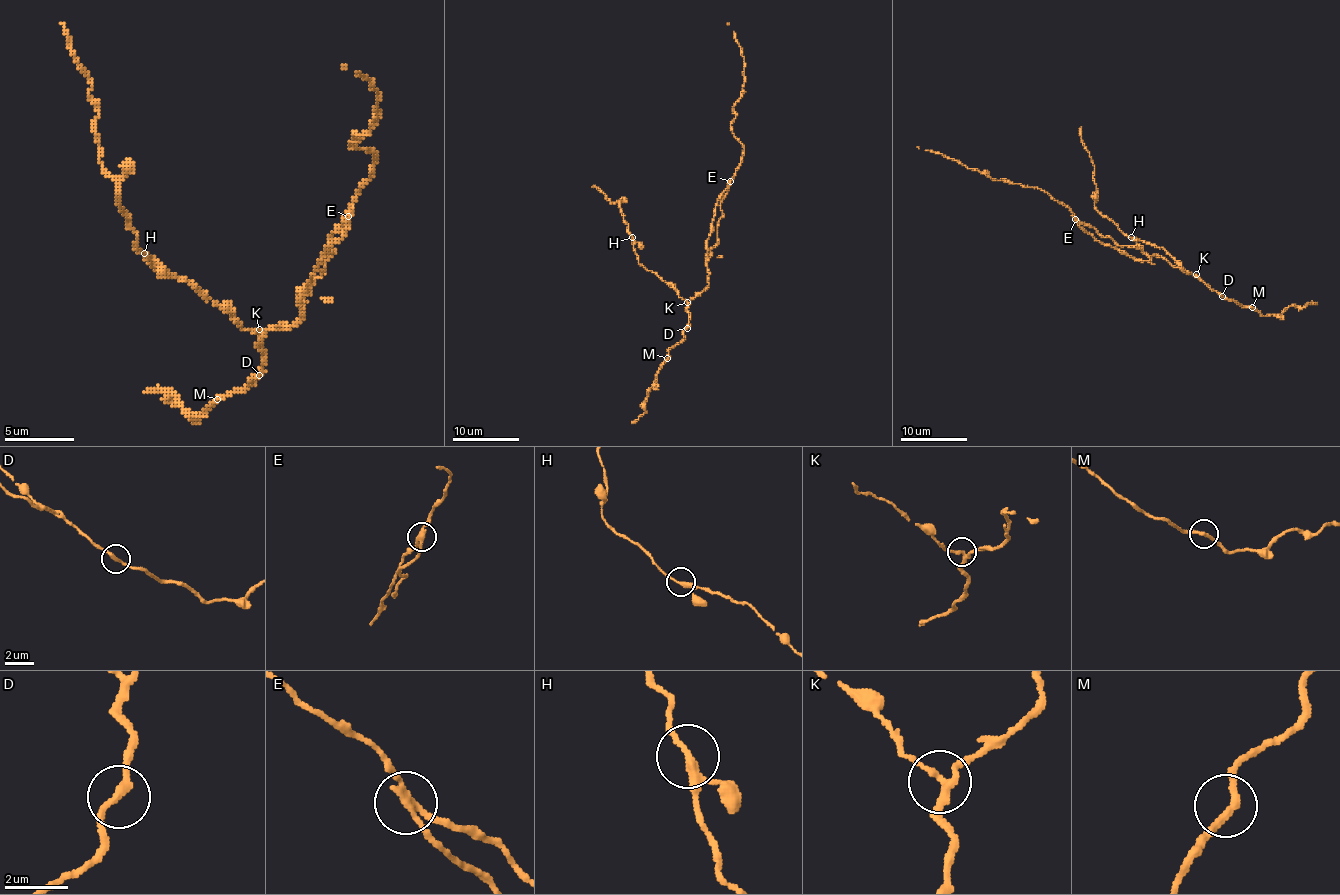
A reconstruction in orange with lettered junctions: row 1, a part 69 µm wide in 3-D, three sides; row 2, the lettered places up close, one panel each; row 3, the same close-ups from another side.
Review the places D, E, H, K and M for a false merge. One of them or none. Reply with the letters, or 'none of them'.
E

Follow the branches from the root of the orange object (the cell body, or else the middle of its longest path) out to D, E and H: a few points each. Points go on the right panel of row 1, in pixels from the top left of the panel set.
D: (1160, 256), (1175, 267), (1200, 277), (1222, 296)
E: (1160, 256), (1145, 254), (1136, 247), (1118, 246), (1109, 237), (1074, 219)
H: (1160, 256), (1175, 267), (1196, 276), (1188, 272), (1165, 249), (1131, 237)

